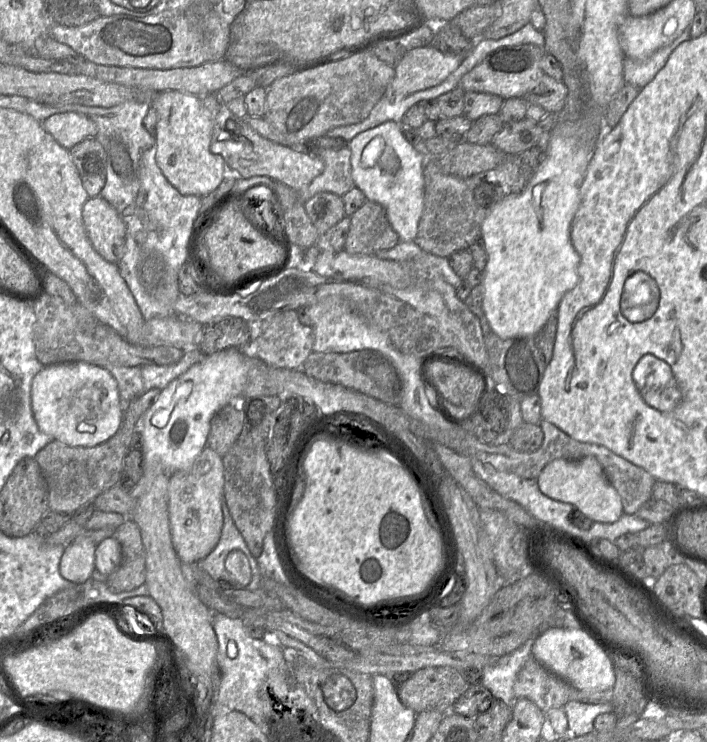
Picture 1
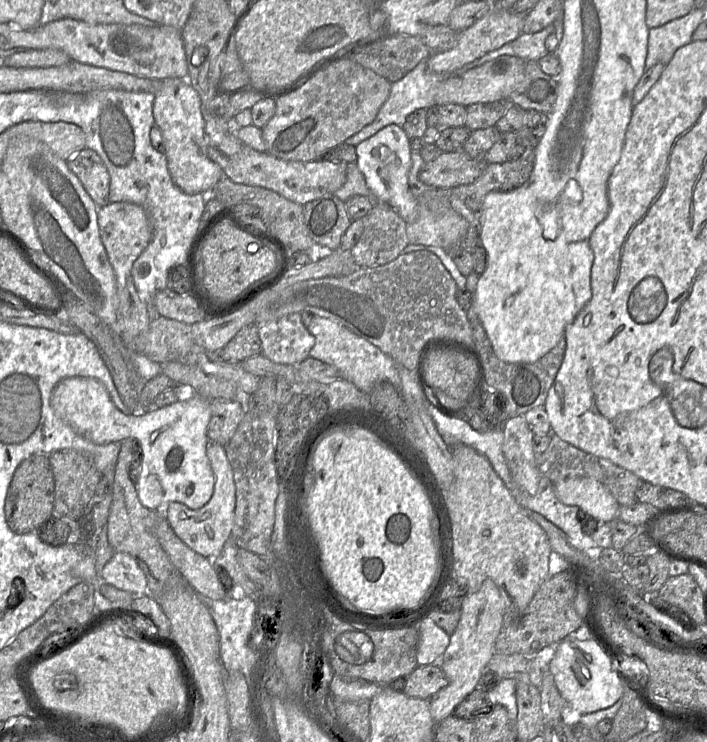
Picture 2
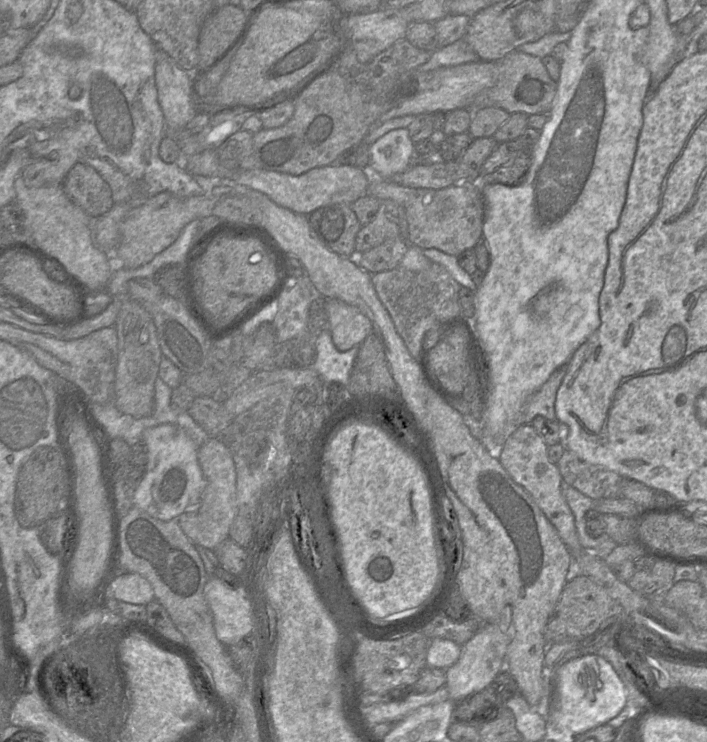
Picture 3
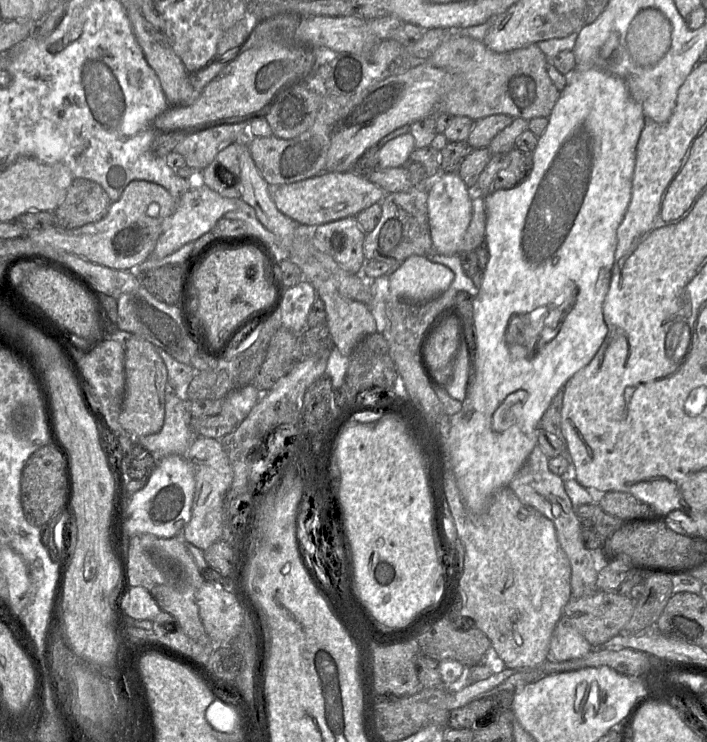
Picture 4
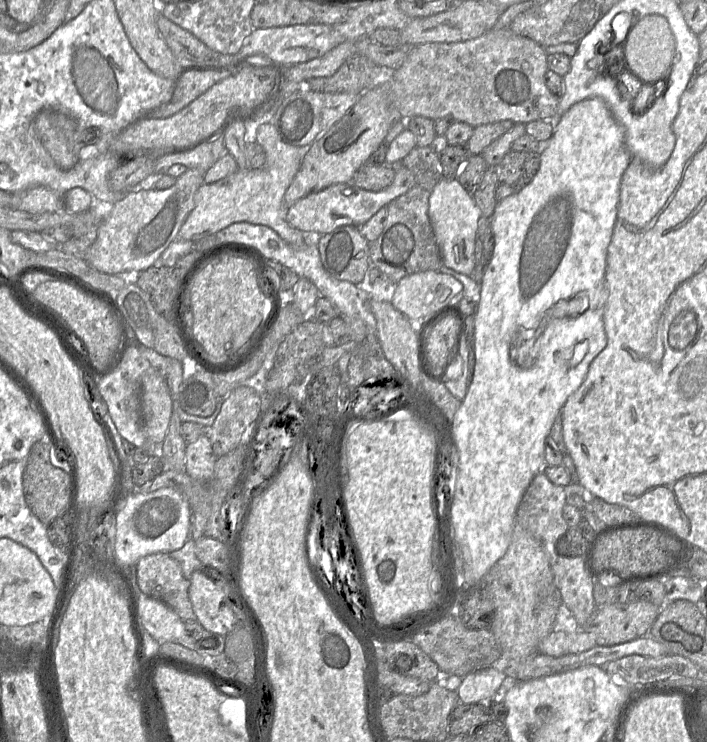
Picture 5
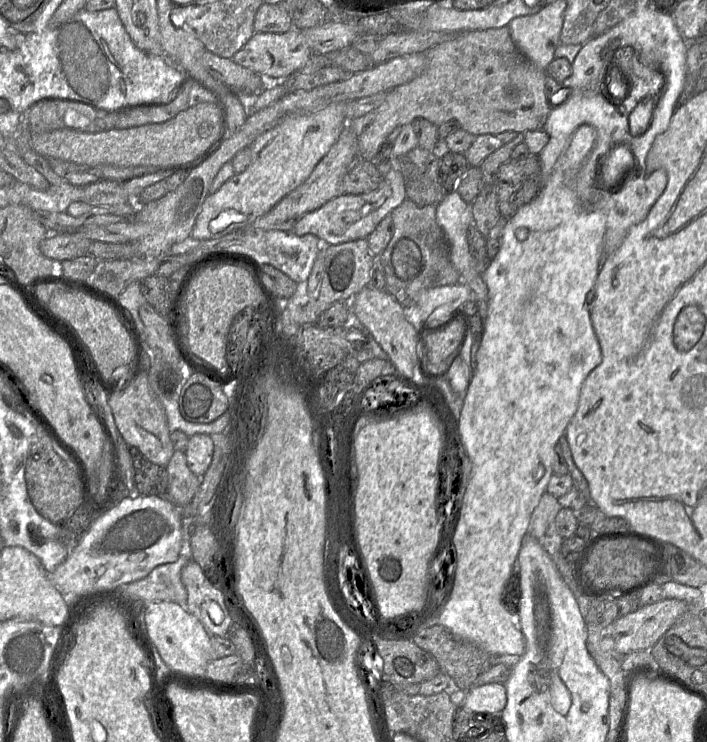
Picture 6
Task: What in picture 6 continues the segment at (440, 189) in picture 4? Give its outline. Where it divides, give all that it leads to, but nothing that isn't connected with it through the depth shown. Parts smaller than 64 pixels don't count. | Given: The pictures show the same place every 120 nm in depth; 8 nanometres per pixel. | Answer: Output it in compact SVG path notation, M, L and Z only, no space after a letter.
M454 190L446 193L436 206L436 220L443 229L448 244L450 260L476 298L488 302L488 288L482 279L469 249L468 235L472 226L472 207Z

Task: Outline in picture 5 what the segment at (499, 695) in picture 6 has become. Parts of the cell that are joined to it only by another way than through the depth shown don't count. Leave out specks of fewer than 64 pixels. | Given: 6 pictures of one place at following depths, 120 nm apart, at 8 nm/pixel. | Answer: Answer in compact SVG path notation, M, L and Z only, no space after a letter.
M488 667L462 677L458 701L464 704L488 703L497 698L497 691L506 678L501 671Z

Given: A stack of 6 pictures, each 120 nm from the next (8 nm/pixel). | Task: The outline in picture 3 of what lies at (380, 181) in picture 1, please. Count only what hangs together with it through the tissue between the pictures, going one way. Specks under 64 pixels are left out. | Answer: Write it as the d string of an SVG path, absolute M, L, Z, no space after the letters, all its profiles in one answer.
M407 128L394 129L369 146L370 168L386 180L411 167L413 142Z

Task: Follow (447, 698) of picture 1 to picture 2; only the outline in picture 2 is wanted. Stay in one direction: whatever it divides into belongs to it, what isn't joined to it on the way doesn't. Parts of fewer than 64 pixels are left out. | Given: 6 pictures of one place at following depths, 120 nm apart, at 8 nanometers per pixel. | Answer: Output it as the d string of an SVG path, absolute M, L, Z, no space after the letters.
M439 664L418 666L407 677L403 693L408 697L430 699L448 684Z

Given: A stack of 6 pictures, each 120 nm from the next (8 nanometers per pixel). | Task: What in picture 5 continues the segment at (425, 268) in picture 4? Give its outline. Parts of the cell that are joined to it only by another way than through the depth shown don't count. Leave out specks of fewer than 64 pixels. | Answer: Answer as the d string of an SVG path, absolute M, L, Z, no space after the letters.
M435 270L414 273L395 286L391 303L413 323L421 323L453 303L463 285L449 274Z

